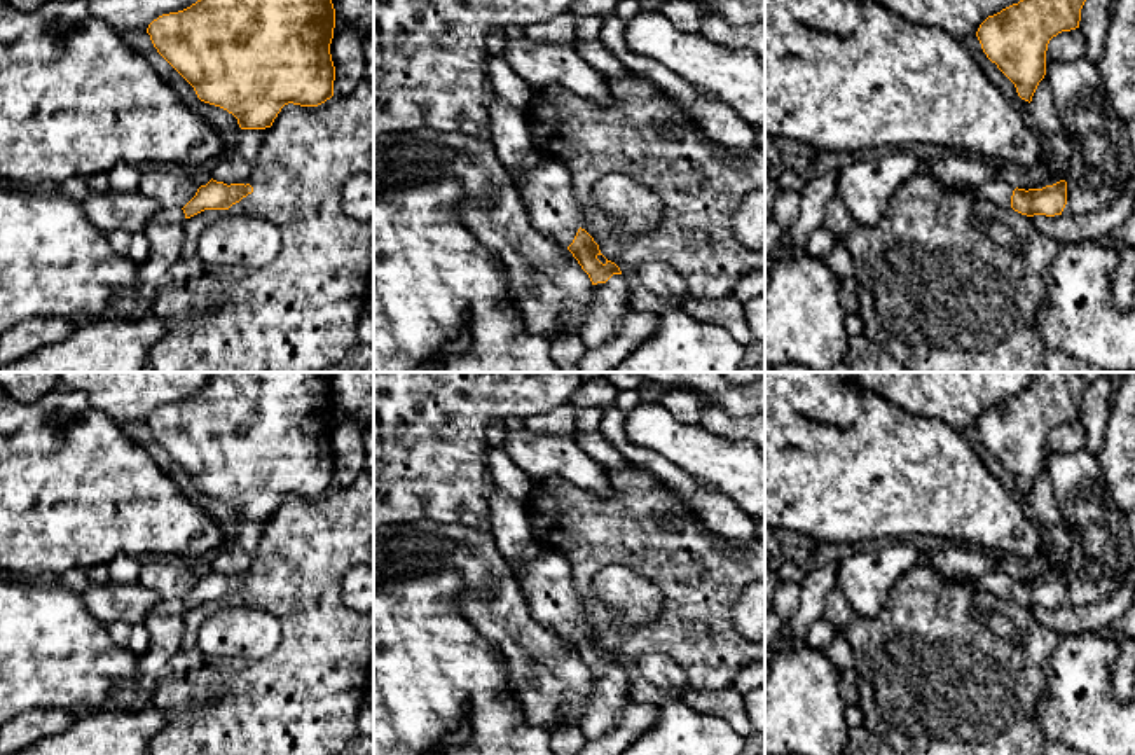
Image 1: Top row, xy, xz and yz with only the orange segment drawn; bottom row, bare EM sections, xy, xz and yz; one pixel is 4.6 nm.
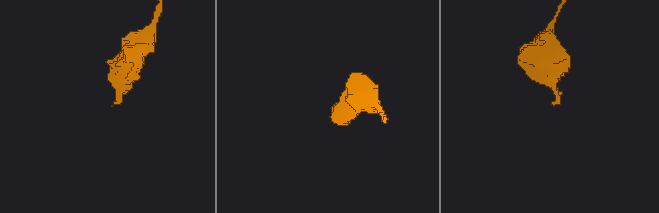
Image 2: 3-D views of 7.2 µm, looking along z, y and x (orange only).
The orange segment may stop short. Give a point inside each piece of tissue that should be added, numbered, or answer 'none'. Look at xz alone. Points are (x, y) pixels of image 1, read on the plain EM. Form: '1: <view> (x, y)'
1: xz (547, 584)

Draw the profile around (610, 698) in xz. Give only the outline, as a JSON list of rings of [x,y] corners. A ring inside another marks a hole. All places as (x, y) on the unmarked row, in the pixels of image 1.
[[[613,666],[606,675],[594,676],[594,692],[580,722],[587,739],[609,732],[616,718],[630,706],[630,671]]]

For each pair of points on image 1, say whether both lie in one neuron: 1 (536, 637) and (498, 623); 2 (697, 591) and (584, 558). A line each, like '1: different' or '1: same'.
1: same
2: same

